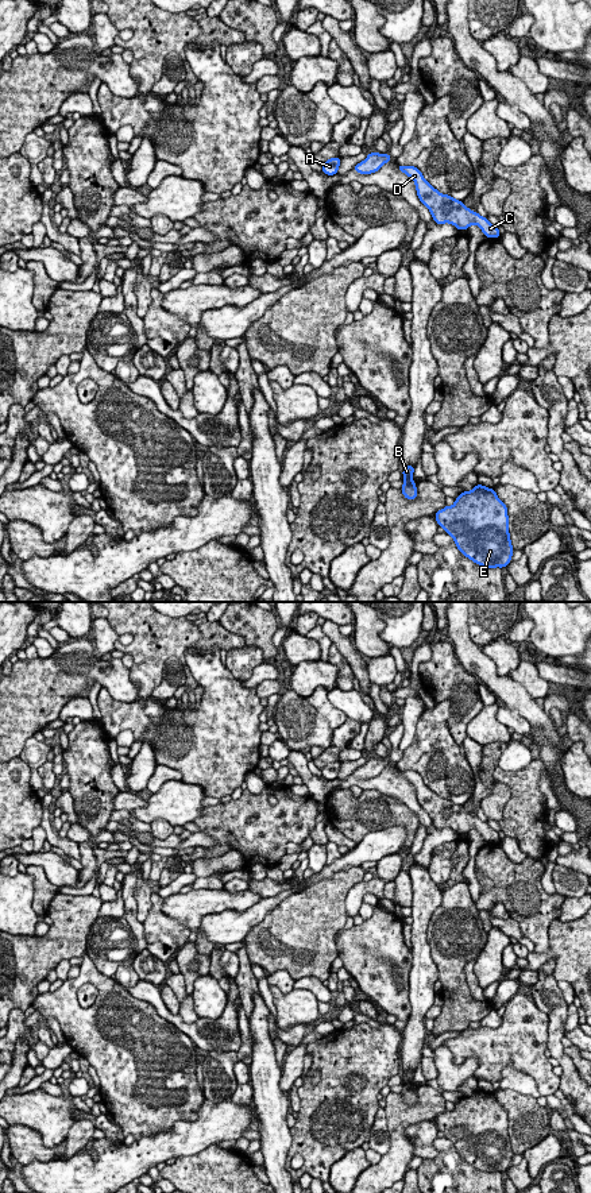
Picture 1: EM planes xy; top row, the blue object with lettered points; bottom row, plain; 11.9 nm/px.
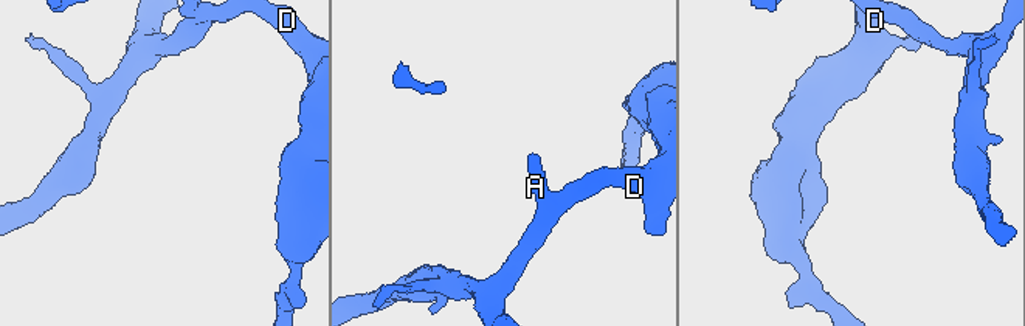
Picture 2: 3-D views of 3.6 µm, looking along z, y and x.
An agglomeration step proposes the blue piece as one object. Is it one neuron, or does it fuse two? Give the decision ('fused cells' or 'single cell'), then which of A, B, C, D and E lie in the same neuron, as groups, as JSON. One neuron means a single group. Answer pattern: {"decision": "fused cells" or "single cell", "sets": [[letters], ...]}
{"decision": "fused cells", "sets": [["A", "B", "C", "D"], ["E"]]}

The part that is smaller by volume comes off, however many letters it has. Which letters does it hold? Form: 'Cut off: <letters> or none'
Cut off: E

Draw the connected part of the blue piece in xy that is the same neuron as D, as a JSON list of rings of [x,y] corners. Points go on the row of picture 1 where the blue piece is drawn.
[[[399,165],[397,169],[414,181],[417,196],[429,209],[436,224],[441,225],[449,223],[459,231],[468,229],[470,225],[476,224],[486,238],[501,238],[499,228],[492,225],[487,217],[480,216],[478,212],[472,212],[463,201],[440,193],[425,181],[420,169]]]

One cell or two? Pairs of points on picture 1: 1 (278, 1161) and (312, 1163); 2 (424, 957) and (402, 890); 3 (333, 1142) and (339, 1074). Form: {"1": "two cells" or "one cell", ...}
{"1": "two cells", "2": "two cells", "3": "one cell"}

